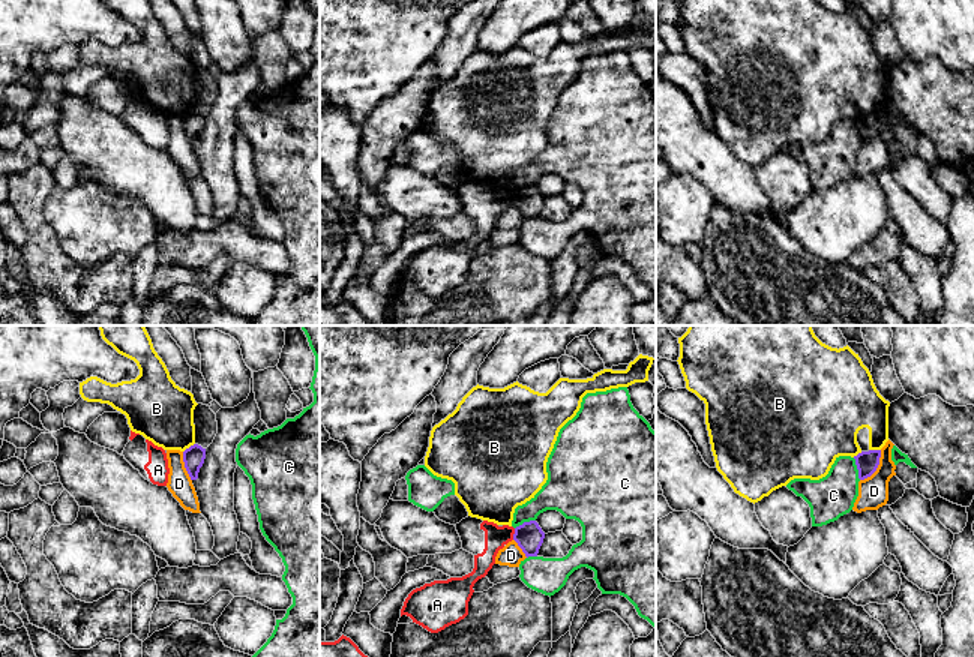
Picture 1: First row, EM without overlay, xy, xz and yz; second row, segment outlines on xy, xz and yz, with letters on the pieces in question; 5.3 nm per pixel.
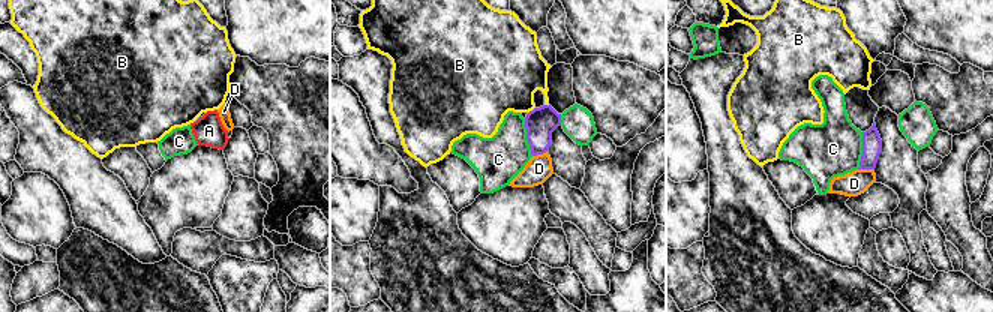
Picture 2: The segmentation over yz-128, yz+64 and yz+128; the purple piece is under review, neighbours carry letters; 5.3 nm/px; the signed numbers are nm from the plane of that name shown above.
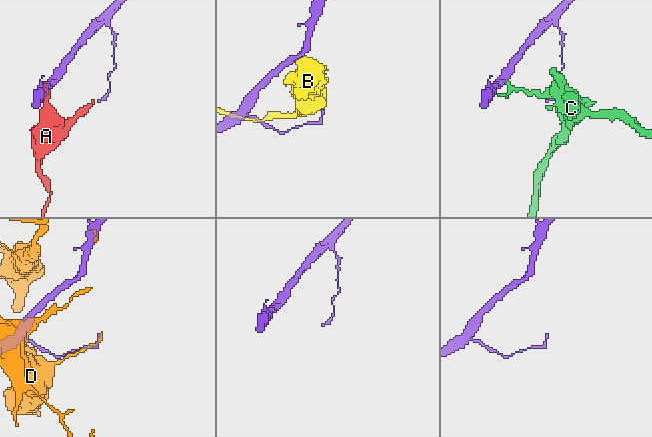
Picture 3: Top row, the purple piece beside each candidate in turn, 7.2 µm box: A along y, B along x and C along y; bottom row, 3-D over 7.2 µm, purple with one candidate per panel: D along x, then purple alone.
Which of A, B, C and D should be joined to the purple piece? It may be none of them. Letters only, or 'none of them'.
none of them

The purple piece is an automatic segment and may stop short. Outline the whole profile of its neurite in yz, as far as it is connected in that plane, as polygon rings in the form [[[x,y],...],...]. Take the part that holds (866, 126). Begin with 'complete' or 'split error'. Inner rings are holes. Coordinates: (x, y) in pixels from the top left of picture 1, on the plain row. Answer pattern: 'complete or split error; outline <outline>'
complete; outline [[[881,114],[861,116],[854,120],[860,144],[870,141],[876,135],[879,129],[879,122]]]

